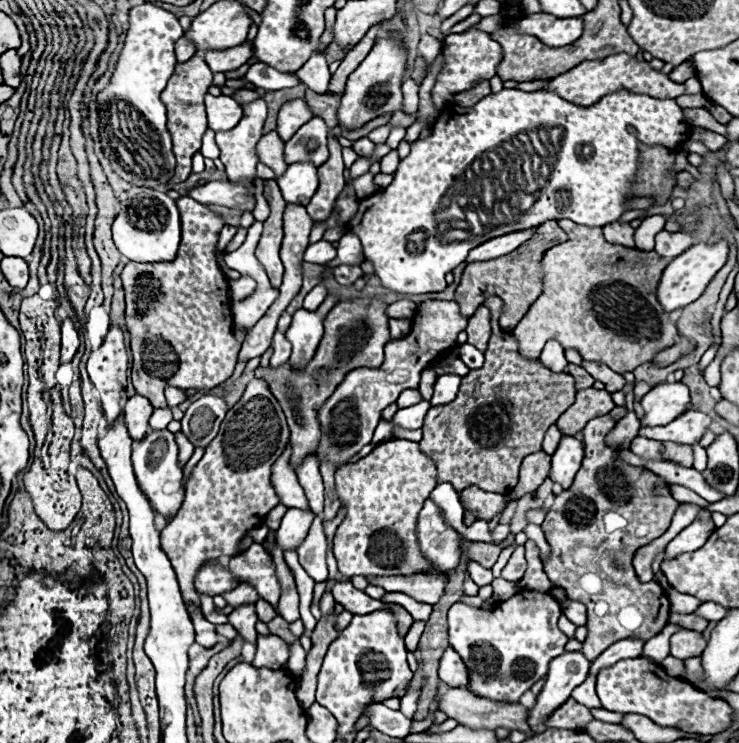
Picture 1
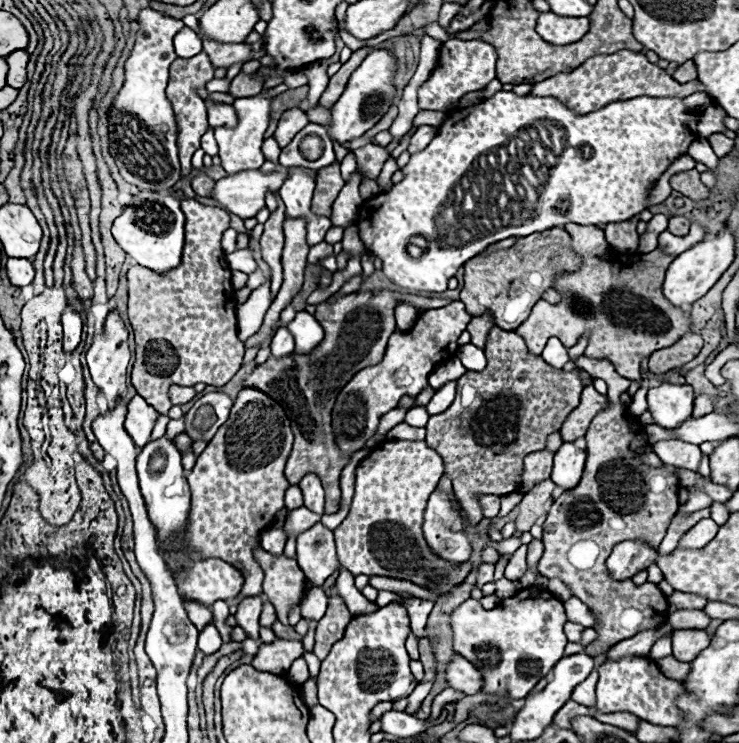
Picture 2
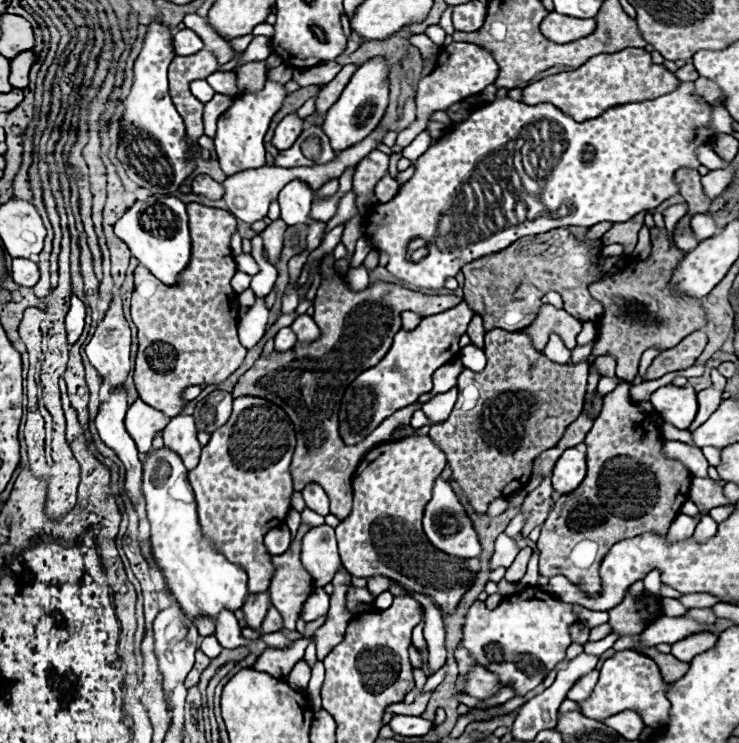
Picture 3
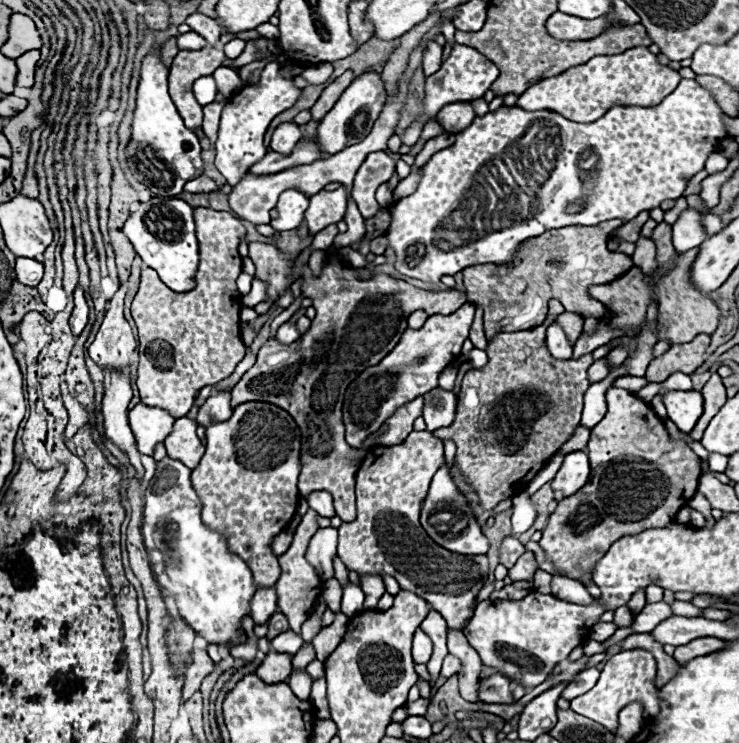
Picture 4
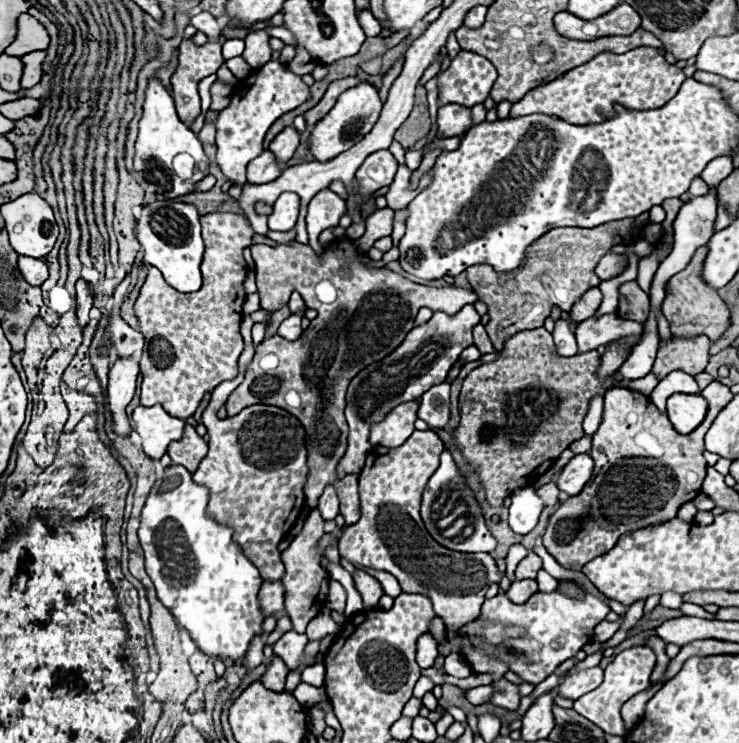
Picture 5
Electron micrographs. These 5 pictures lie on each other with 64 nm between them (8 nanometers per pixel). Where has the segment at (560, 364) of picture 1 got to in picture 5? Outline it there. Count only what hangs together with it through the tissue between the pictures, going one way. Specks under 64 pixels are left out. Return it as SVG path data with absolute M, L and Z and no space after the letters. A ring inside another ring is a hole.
M566 320L556 322L556 328L554 328L552 336L554 336L554 344L556 344L556 350L558 350L560 356L570 358L570 356L578 354L578 344L576 344L574 330L570 330Z

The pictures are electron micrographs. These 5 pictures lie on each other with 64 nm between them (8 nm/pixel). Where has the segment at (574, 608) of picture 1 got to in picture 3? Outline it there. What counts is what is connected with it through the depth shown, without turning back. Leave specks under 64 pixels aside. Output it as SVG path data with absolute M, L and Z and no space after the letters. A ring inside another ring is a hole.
M576 606L578 610L578 616L582 620L582 624L586 624L588 628L594 628L594 626L600 626L600 624L606 624L608 622L608 612L596 612L596 610L586 610L582 606Z

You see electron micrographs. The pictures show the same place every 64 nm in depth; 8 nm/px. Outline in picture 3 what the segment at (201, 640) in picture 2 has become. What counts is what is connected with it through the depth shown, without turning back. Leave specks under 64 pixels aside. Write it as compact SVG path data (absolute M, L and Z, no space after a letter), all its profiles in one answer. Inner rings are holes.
M206 636L206 638L204 638L204 642L202 642L202 646L200 646L200 650L202 650L206 656L210 656L210 658L216 658L216 656L220 654L222 646L218 644L216 636Z

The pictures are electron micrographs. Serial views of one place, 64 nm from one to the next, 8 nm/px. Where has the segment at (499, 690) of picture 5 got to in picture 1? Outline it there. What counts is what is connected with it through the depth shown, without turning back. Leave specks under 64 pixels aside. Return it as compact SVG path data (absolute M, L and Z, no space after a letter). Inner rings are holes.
M448 648L440 660L440 680L452 688L466 688L466 684L470 684L468 668L452 648Z

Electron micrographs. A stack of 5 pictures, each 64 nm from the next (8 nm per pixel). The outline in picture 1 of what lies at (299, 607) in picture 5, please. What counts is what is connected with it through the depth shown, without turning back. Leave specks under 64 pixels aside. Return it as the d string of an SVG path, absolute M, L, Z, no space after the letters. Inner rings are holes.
M254 542L242 556L232 558L228 568L240 582L254 584L260 598L268 600L274 608L278 608L282 586L276 576L276 564L272 556L262 548L262 544Z

